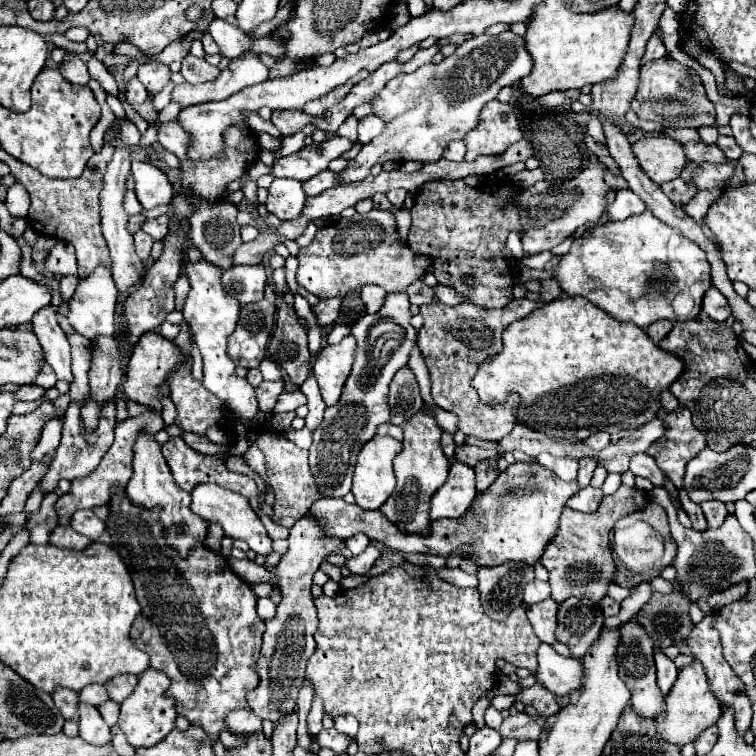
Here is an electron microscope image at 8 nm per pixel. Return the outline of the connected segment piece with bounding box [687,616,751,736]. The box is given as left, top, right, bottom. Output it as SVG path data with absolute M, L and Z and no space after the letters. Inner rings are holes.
M713 616L703 618L703 622L699 622L693 632L687 638L687 646L691 648L691 654L703 664L707 680L709 680L709 688L711 692L717 696L717 700L721 702L723 708L733 710L735 714L735 726L737 726L737 734L745 734L745 730L751 726L751 704L749 698L745 694L745 686L743 682L737 678L737 674L733 672L733 668L727 664L727 660L723 658L723 650L721 650L721 640L719 640L719 632L713 628Z

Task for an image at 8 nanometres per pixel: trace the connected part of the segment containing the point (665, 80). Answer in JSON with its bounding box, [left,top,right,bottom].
[635,58,715,128]

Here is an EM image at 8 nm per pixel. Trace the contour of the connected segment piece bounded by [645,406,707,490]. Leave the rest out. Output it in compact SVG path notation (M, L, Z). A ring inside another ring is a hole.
M685 406L675 408L665 416L665 434L649 446L645 454L655 458L661 472L673 482L679 490L683 488L685 466L705 448L705 434L695 430L691 422L691 412Z

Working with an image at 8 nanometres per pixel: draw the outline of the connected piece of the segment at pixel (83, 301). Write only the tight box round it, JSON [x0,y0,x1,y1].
[67,266,117,340]

